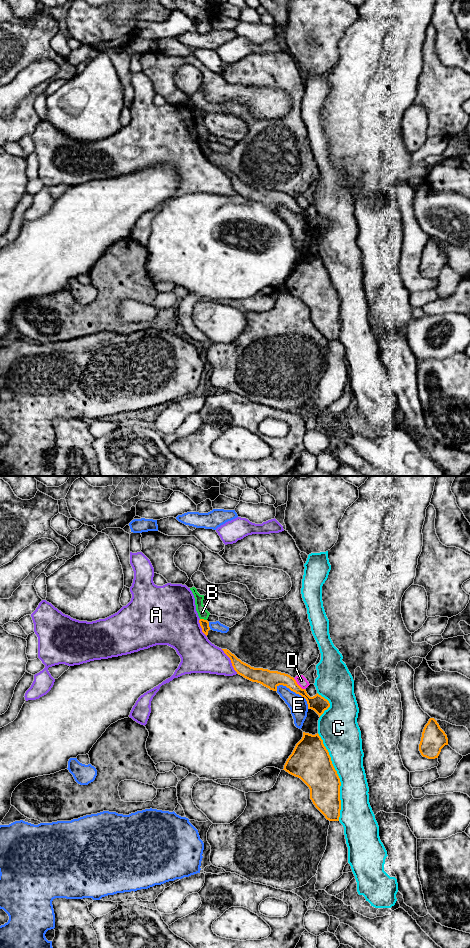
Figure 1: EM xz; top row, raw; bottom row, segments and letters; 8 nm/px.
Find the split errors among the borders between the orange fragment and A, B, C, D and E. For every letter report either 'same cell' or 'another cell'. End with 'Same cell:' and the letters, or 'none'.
A: another cell
B: another cell
C: another cell
D: another cell
E: another cell
Same cell: none

